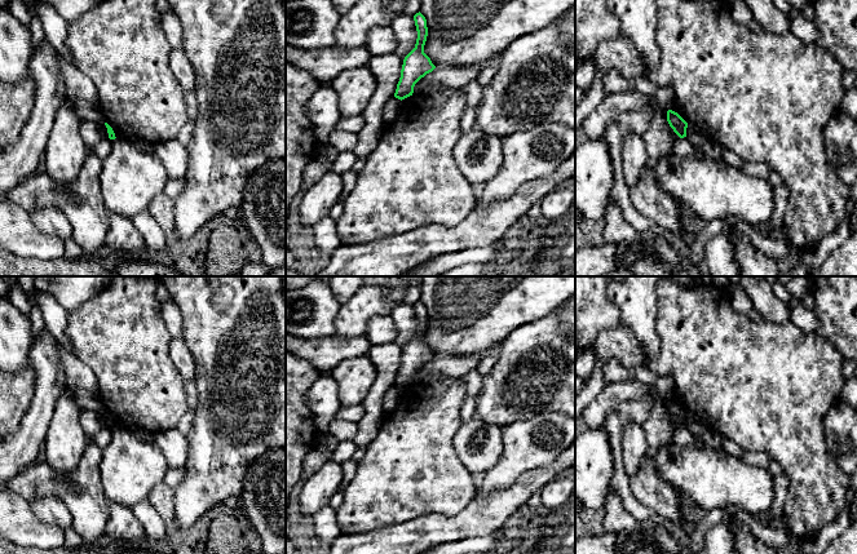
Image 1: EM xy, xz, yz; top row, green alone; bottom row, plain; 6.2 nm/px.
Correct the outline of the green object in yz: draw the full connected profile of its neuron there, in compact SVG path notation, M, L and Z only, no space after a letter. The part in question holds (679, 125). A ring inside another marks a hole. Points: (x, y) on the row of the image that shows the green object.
M668 110L667 121L680 138L686 137L688 123L677 112Z

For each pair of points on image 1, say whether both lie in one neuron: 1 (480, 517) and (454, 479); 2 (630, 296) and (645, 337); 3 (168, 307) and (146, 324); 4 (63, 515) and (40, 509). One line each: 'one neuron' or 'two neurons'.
1: two neurons
2: one neuron
3: two neurons
4: one neuron

